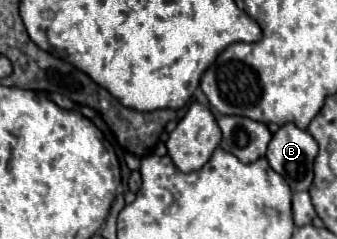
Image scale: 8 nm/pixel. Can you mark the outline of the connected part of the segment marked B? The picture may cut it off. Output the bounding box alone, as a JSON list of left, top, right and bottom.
[267,124,317,192]

